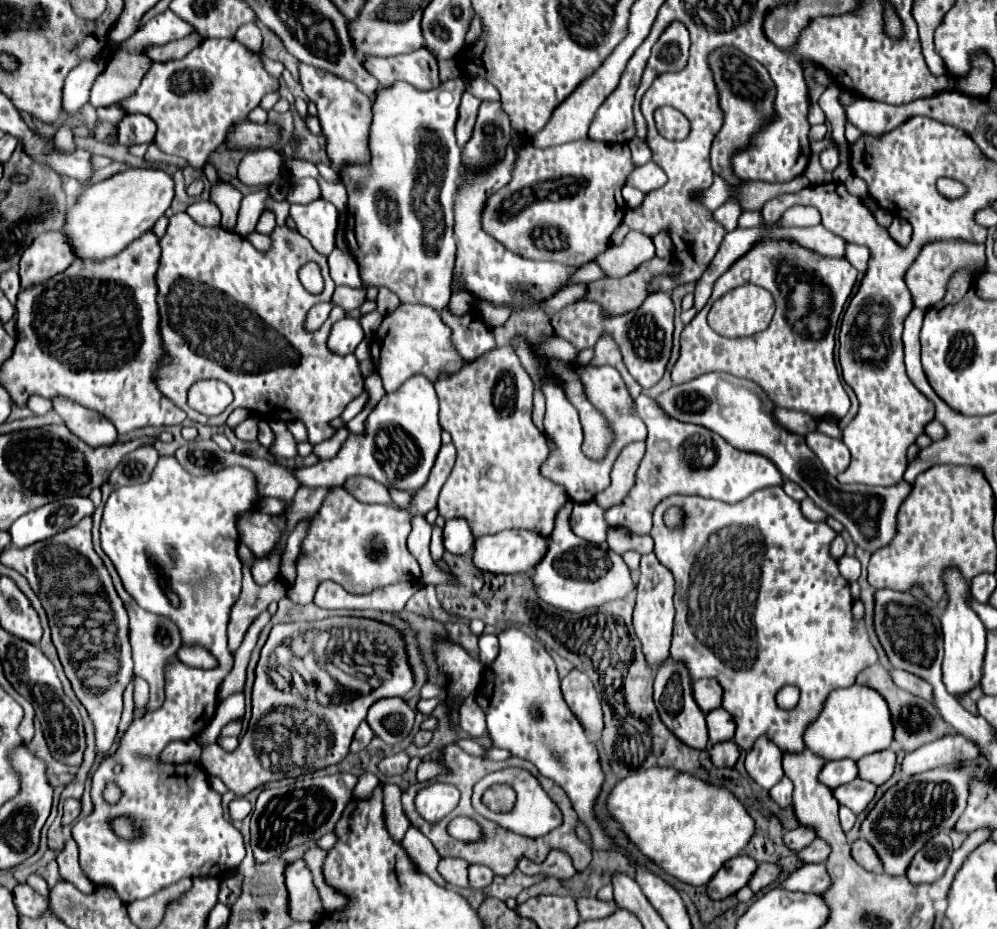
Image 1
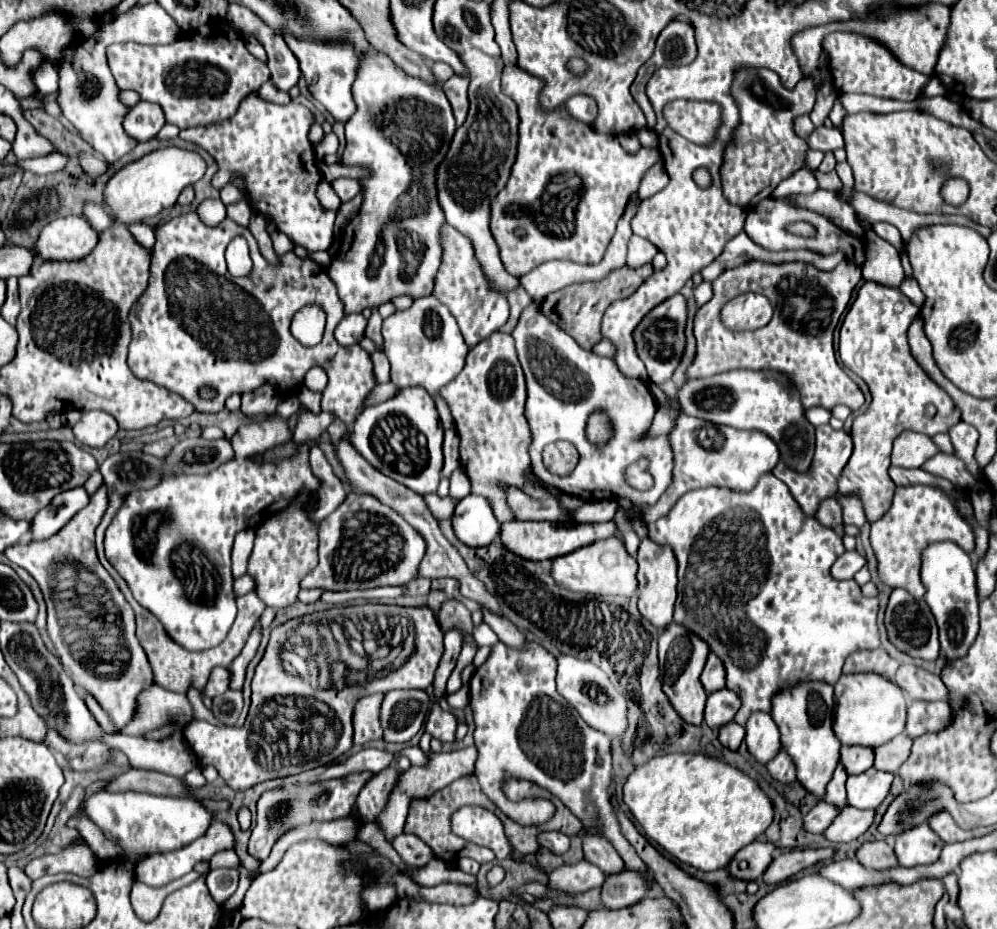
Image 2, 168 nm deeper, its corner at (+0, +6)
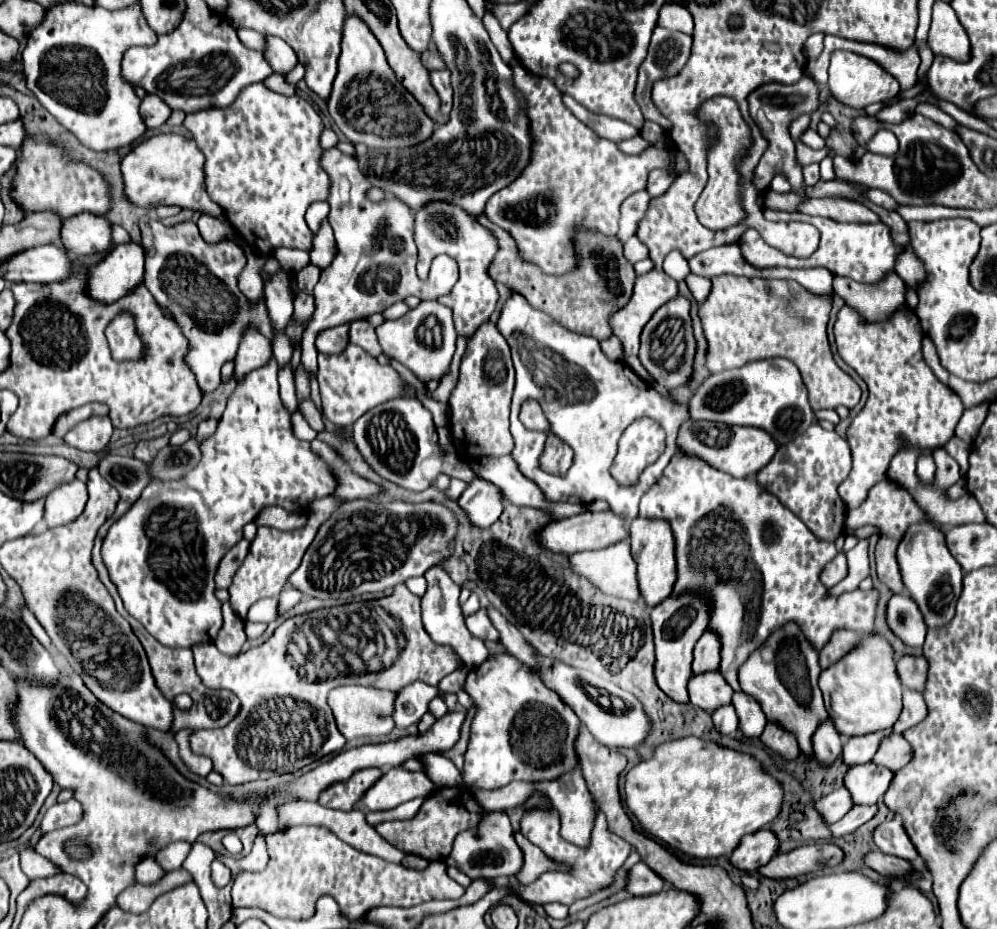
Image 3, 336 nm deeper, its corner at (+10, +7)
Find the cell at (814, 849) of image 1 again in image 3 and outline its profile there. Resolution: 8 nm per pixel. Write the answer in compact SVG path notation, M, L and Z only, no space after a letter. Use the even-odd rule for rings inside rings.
M855 805L841 821L833 823L829 829L833 833L833 837L843 837L847 833L853 833L857 827L861 827L863 823L867 823L873 815L877 813L877 805L865 807L865 805Z

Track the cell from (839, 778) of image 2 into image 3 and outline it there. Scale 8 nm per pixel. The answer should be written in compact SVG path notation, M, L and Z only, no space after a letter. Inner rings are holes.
M827 719L823 725L819 725L813 737L813 749L819 761L819 767L829 769L835 763L835 759L841 755L841 747L843 747L841 735L831 725L831 719Z

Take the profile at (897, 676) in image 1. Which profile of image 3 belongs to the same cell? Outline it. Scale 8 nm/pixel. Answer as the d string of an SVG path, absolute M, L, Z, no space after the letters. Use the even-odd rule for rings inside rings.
M905 655L897 661L897 675L903 687L923 693L927 681L927 661L925 657Z

